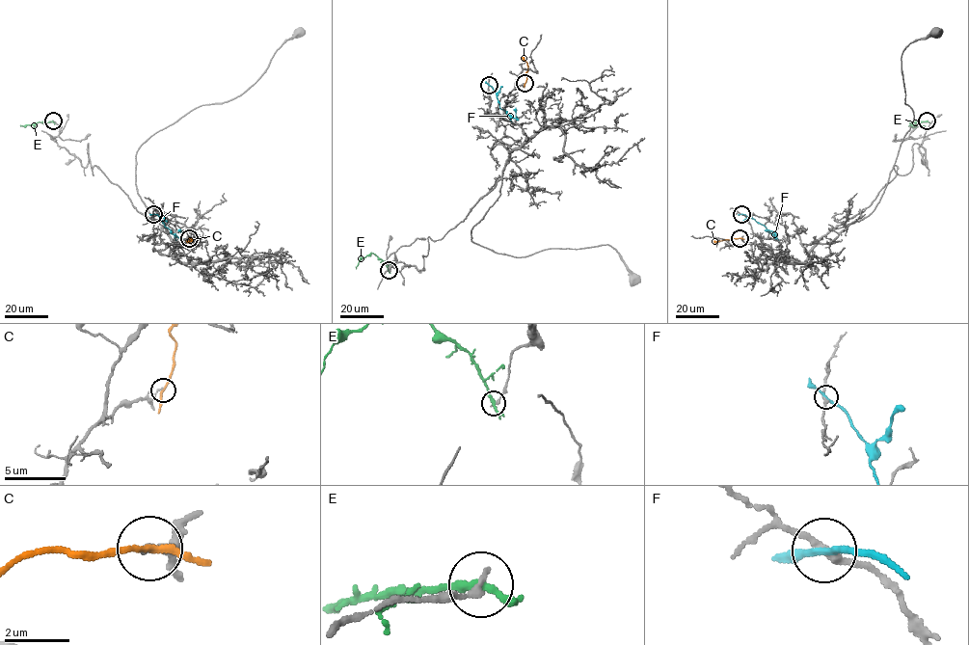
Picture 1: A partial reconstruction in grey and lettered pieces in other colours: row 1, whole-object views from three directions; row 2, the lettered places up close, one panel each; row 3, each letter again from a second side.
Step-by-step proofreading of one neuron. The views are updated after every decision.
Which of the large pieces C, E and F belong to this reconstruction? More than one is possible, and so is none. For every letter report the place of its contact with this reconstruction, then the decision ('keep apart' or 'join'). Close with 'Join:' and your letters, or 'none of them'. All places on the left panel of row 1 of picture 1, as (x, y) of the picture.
C: meets grey at (189, 238); keep apart
E: meets grey at (53, 120); keep apart
F: meets grey at (153, 214); keep apart
Join: none of them

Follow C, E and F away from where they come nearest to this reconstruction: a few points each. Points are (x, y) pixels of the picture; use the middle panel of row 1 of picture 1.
C: (524, 84), (527, 65), (522, 57)
E: (388, 270), (386, 264), (372, 253), (363, 257), (356, 269)
F: (488, 85), (496, 93), (499, 107), (507, 115), (517, 119), (516, 107)

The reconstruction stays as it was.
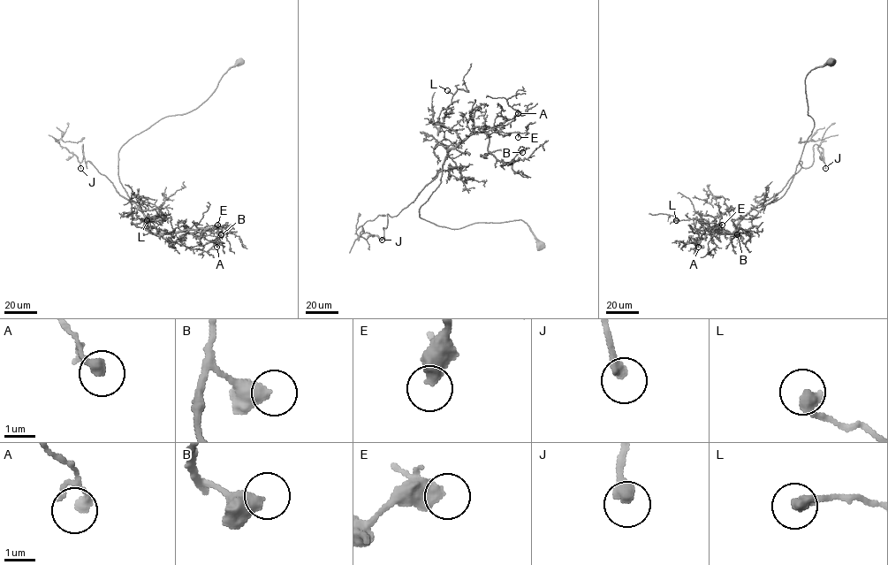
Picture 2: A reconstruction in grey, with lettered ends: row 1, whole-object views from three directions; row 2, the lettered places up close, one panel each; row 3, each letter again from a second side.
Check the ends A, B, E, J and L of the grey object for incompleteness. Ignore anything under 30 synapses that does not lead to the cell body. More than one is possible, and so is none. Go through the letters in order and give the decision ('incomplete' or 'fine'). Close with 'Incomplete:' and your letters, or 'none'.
A: fine
B: fine
E: fine
J: fine
L: fine
Incomplete: none

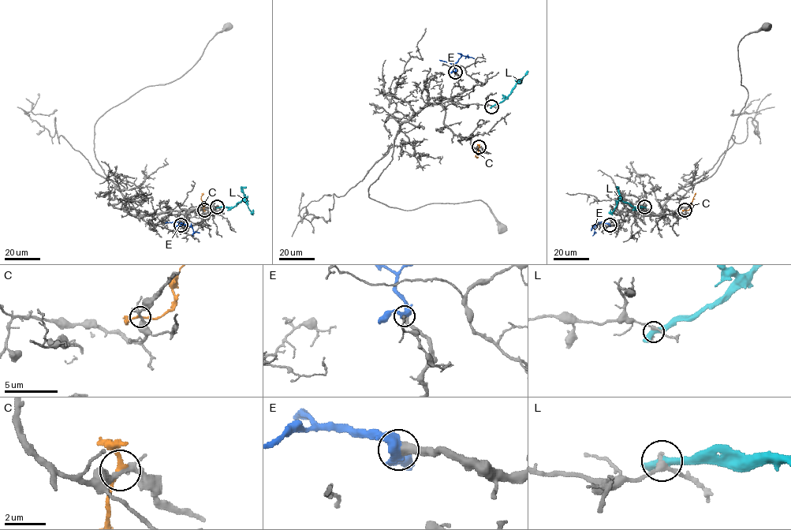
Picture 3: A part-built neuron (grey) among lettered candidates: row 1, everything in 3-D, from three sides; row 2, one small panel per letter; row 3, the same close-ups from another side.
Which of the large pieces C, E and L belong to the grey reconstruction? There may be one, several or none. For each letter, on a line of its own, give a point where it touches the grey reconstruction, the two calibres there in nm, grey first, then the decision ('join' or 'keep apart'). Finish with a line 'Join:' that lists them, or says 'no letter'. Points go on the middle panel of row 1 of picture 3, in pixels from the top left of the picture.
C: contact (479, 147); calibres 240 and 170 nm; keep apart
E: contact (455, 72); calibres 440 and 460 nm; join
L: contact (491, 106); calibres 240 and 420 nm; keep apart
Join: E

